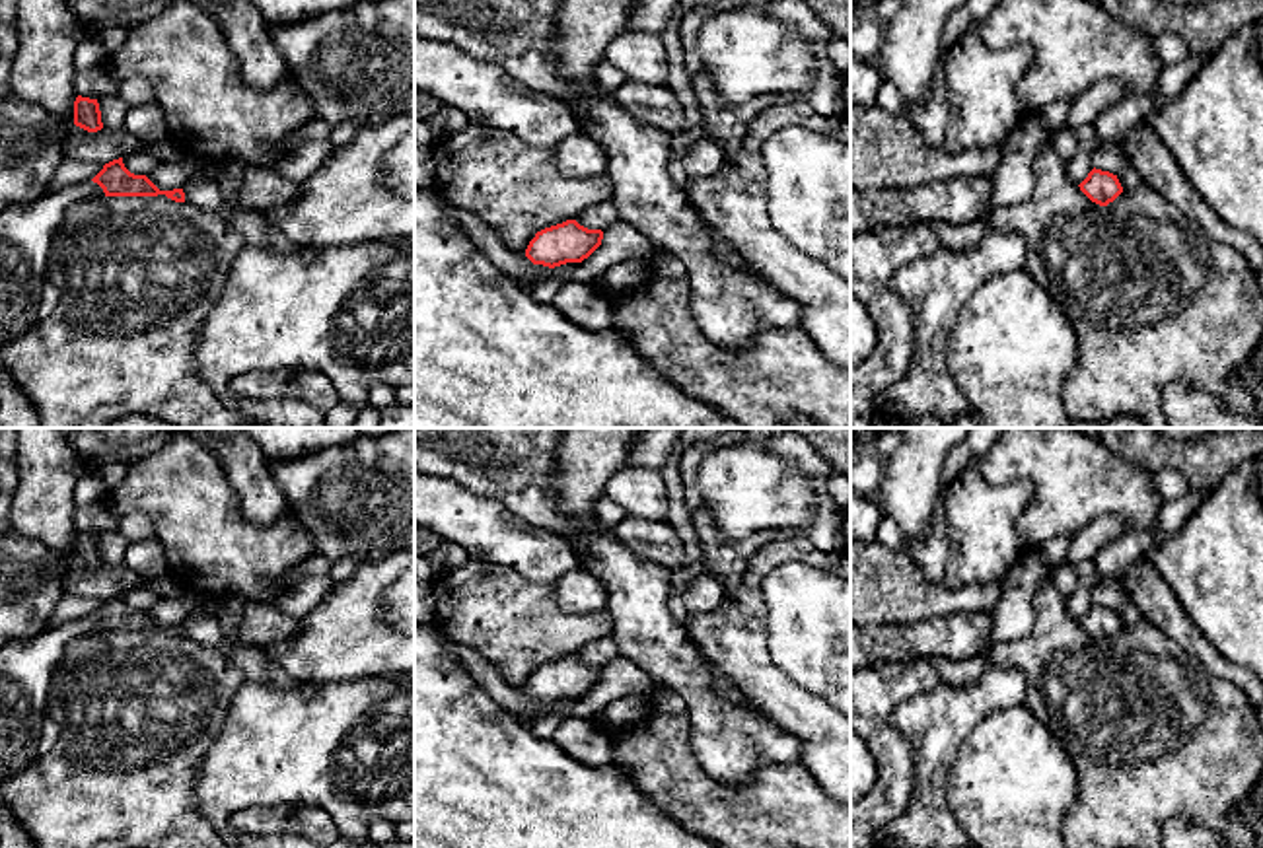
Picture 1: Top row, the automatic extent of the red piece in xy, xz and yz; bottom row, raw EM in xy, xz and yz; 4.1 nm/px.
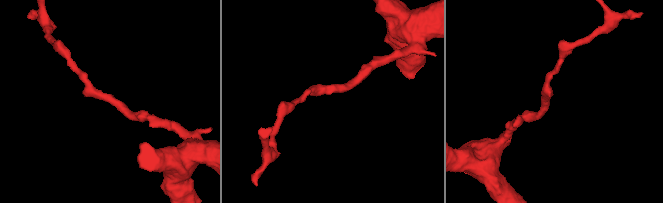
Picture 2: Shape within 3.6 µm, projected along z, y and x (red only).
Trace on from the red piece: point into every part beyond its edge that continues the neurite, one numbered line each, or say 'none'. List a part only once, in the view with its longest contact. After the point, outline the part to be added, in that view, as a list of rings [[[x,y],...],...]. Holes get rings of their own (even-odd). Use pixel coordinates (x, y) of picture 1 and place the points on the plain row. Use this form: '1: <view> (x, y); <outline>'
1: xy (26, 666); [[[84,617],[51,624],[33,638],[0,648],[0,784],[39,757],[37,739],[47,720],[47,696],[64,648],[103,634],[97,618]]]

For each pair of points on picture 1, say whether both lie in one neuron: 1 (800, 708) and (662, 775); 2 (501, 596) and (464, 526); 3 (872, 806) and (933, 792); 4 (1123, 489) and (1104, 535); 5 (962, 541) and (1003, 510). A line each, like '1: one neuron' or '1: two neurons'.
1: two neurons
2: two neurons
3: two neurons
4: two neurons
5: one neuron

